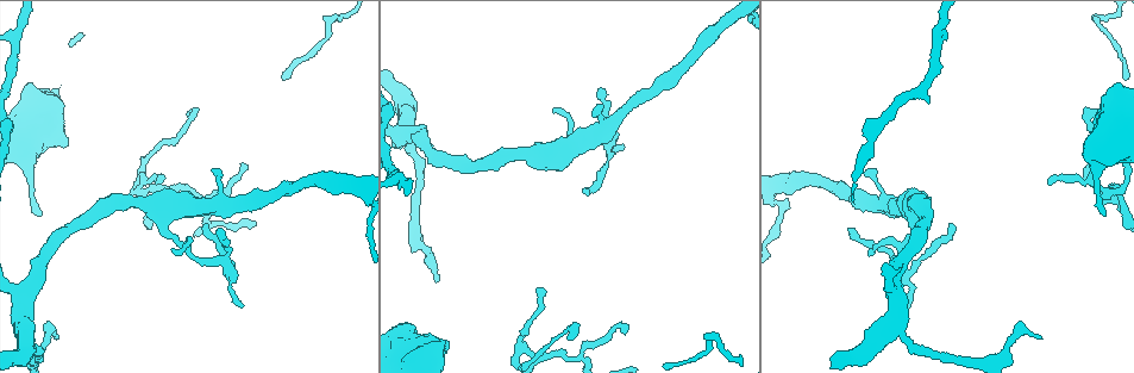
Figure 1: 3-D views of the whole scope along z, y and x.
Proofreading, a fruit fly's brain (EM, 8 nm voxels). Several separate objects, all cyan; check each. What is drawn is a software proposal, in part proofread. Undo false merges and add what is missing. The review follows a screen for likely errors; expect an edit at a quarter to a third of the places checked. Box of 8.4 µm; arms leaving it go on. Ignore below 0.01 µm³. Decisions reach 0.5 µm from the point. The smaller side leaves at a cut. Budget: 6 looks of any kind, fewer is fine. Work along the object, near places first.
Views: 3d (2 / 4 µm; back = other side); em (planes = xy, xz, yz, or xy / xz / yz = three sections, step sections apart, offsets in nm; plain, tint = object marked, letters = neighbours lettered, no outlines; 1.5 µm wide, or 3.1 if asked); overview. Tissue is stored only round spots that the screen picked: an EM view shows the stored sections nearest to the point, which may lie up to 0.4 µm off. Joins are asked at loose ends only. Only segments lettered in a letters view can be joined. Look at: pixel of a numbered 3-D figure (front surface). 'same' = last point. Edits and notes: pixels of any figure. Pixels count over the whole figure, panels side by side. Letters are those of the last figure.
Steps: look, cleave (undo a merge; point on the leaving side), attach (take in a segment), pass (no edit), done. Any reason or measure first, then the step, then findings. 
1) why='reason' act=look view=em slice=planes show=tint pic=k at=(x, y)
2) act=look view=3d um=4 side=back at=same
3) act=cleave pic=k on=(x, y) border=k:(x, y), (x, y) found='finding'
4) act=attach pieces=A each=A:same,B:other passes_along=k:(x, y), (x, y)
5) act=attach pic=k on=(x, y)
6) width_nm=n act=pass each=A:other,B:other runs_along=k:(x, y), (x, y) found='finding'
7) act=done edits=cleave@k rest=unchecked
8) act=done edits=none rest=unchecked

why='free end' act=look view=em slice=planes show=letters pic=1 at=(37, 213)

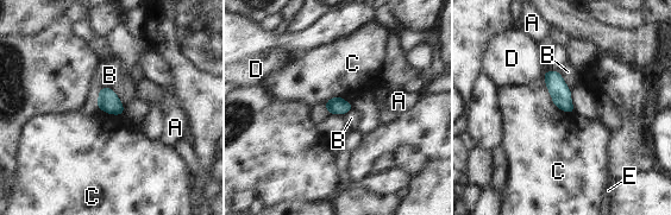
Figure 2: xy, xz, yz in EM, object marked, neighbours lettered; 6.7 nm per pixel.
act=pass each=A:other,B:other,C:other,D:other,E:other border=2:(543, 75), (552, 102), (574, 113) found='none of them fits'

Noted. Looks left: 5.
why='tapers out' act=look view=em slice=xy step=8 show=letters pic=1 at=(437, 280)

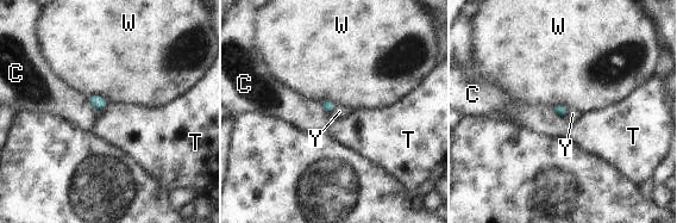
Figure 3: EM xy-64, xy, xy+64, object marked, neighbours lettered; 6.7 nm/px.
act=pass each=C:other,T:other,W:other,Y:other border=3:(87, 97), (102, 95), (108, 101) found='none of them fits'

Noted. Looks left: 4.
why='sharp bend' act=look view=em slice=planes show=tint pic=1 at=(889, 257)

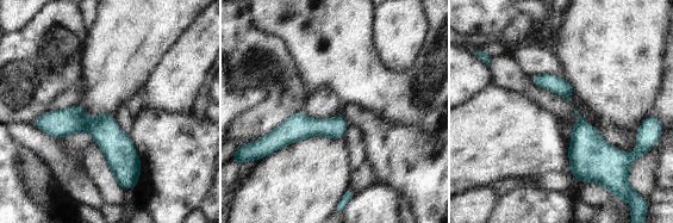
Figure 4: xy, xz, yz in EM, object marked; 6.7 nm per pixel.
act=look view=em slice=planes show=letters at=same

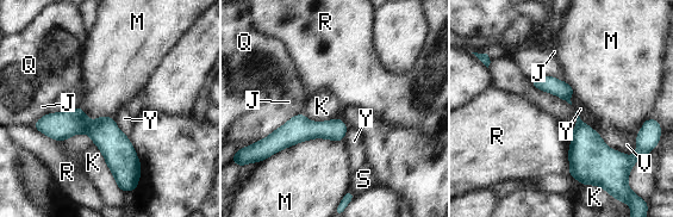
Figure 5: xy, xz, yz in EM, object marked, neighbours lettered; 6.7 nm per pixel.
act=pass each=J:other,K:other,M:other,Q:other,R:other,S:other,V:other,Y:other border=5:(92, 142), (122, 190) found='continuous, no second neuron'

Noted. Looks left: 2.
act=done edits=none rest=unchecked

